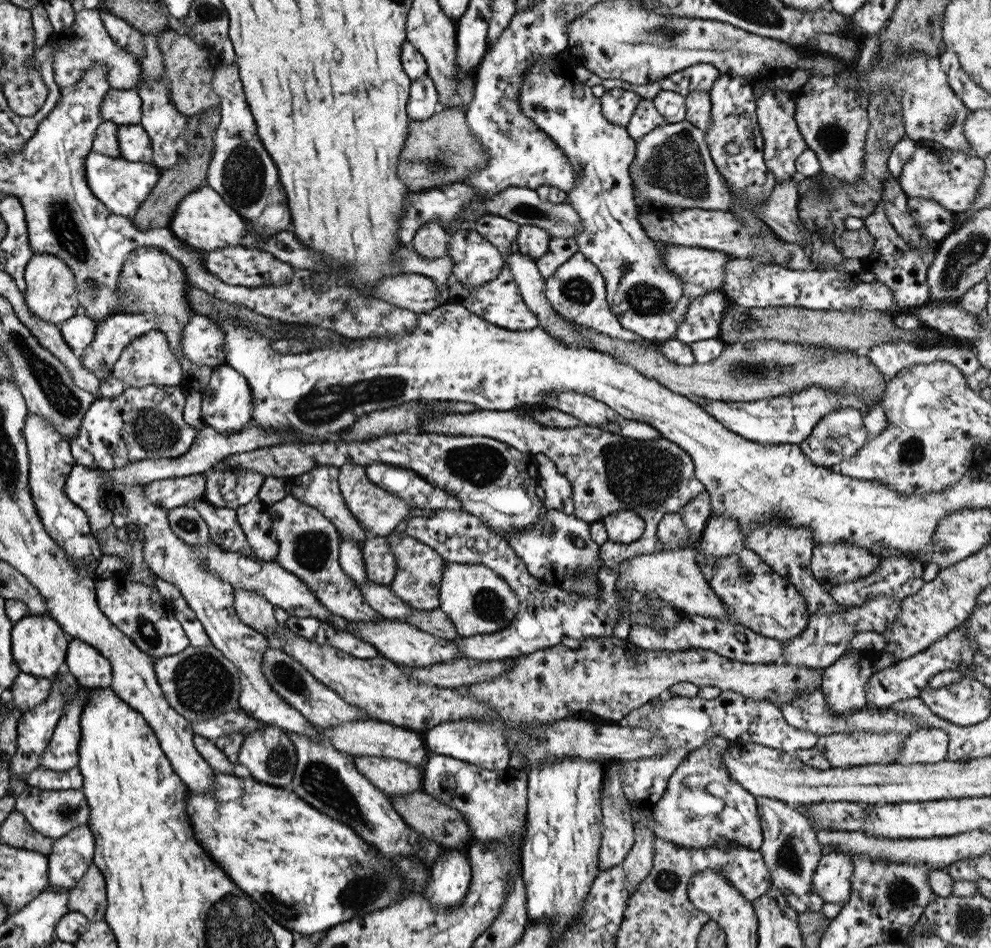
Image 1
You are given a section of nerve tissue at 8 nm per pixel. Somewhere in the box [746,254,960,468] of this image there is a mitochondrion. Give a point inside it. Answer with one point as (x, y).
(837, 436)

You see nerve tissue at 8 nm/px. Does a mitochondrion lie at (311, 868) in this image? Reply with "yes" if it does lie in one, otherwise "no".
no

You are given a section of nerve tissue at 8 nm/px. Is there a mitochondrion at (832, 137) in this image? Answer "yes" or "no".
yes

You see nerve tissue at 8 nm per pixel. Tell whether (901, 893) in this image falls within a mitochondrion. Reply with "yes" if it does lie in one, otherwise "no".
yes

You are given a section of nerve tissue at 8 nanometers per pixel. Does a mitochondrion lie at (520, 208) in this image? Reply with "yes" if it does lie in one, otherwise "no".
yes

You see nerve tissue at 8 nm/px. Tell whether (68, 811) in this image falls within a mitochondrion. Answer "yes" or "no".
yes

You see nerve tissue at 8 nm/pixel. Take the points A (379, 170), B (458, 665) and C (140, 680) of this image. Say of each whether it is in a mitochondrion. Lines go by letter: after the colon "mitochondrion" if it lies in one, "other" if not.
A: other
B: other
C: other

